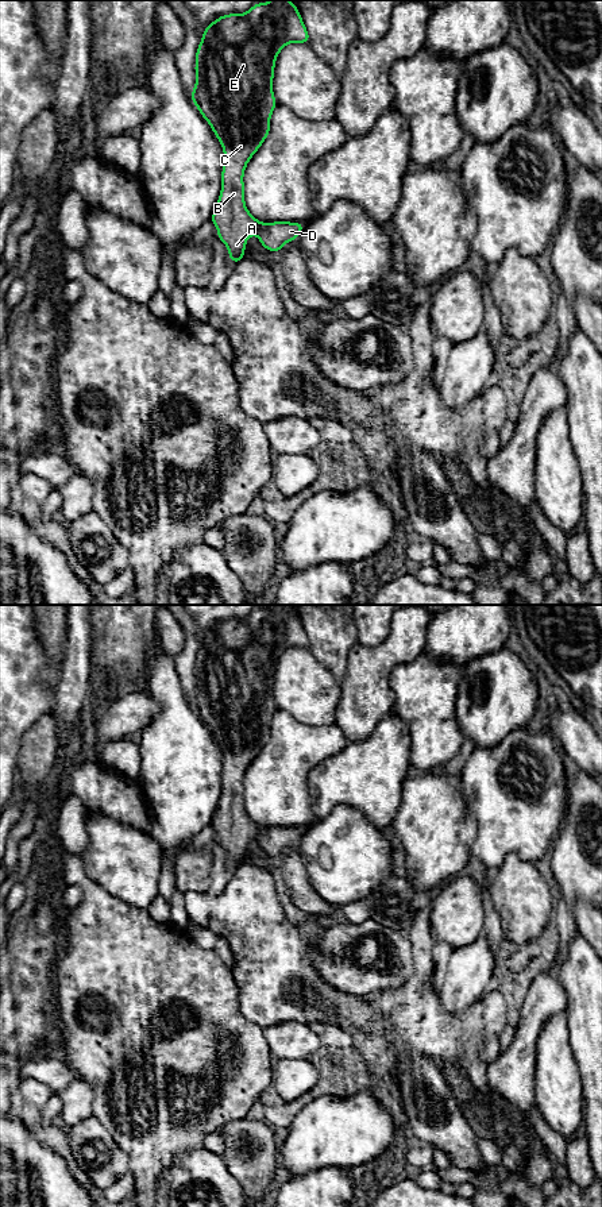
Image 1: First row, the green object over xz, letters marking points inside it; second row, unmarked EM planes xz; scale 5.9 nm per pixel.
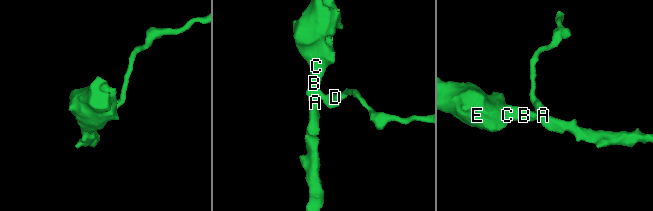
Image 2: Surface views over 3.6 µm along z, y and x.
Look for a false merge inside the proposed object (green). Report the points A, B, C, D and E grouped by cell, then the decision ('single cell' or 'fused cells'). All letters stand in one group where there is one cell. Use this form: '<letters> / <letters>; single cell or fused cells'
A B C E / D; fused cells

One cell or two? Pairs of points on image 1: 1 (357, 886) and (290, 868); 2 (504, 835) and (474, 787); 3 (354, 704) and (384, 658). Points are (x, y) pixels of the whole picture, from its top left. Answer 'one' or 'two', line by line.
1: two
2: one
3: one

